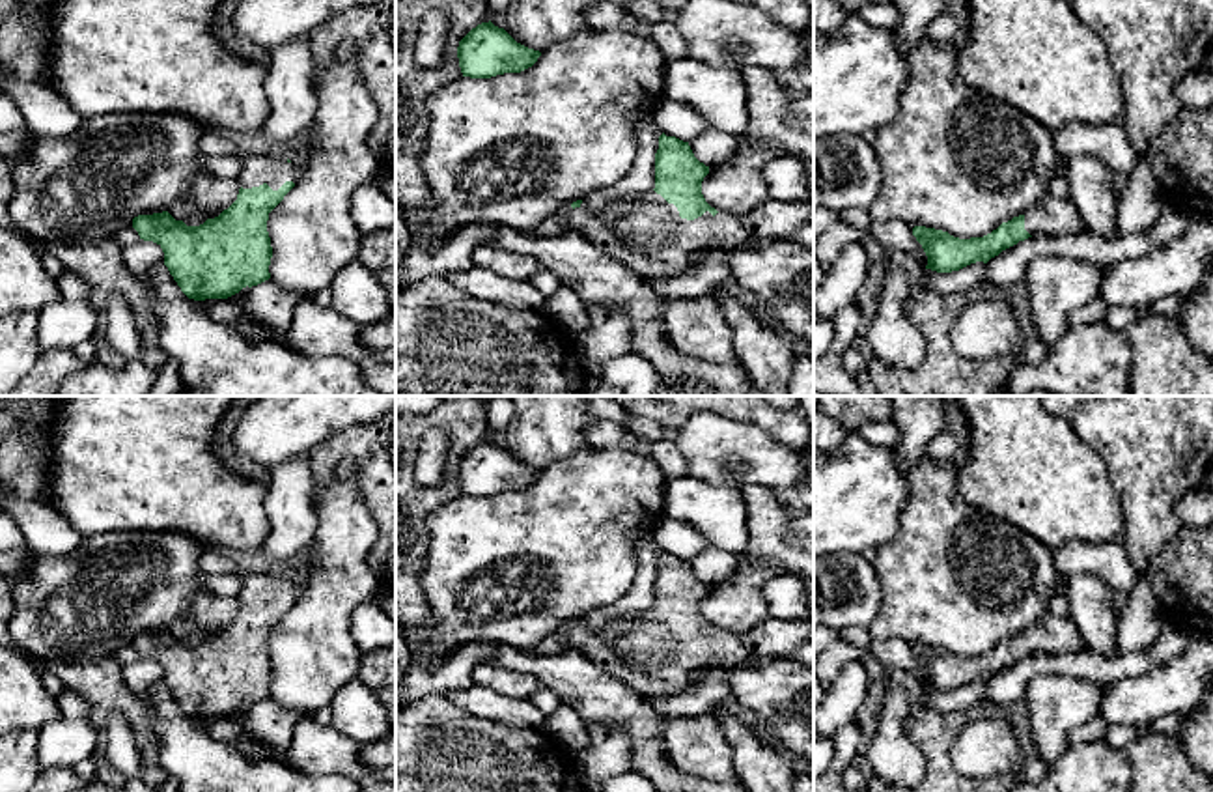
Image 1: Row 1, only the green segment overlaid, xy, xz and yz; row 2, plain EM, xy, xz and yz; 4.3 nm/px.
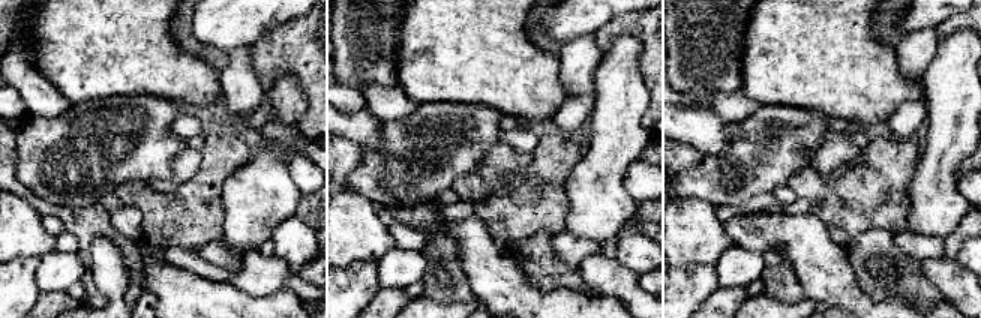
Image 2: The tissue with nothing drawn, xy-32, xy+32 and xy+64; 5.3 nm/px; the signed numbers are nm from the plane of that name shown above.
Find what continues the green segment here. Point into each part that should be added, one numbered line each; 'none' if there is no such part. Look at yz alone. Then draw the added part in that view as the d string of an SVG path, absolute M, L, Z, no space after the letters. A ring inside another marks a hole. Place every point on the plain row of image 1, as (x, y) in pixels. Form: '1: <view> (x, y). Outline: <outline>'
1: yz (1049, 630). Outline: M1043 616L1032 629L1025 633L1025 648L1030 654L1047 652L1053 644L1064 652L1086 648L1077 628L1067 618Z

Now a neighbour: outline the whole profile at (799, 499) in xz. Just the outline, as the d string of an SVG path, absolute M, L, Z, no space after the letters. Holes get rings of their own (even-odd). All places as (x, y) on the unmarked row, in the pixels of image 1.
M804 454L808 478L797 486L774 489L778 501L789 514L814 514L814 461Z

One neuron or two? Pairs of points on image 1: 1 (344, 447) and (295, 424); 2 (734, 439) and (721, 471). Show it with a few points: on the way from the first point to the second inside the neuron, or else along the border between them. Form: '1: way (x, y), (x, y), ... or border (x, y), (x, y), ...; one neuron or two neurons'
1: border (368, 423), (334, 432), (306, 456); two neurons
2: way (732, 447), (721, 458), (721, 464); one neuron

